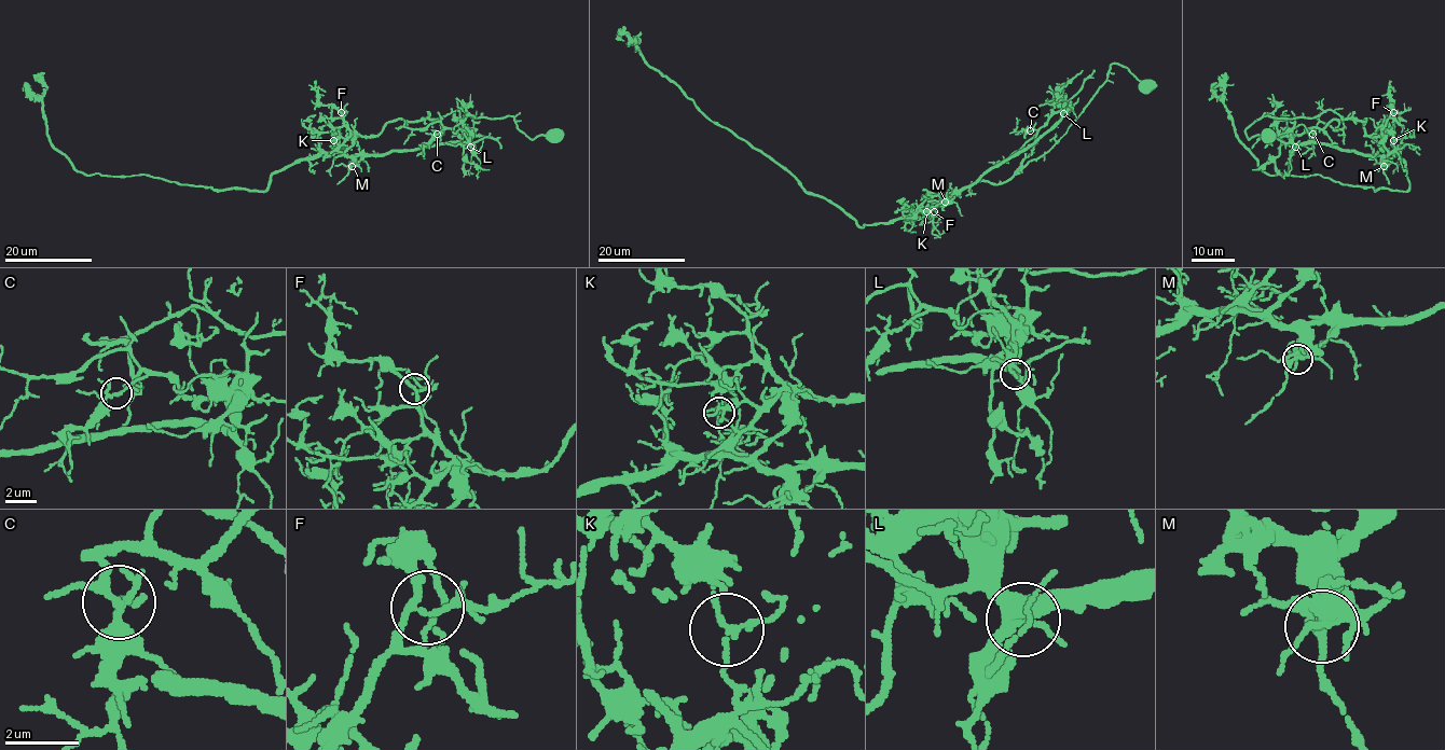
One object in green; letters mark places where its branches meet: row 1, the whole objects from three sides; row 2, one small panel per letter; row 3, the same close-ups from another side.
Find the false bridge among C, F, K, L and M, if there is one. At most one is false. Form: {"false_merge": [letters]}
{"false_merge": ["K"]}

